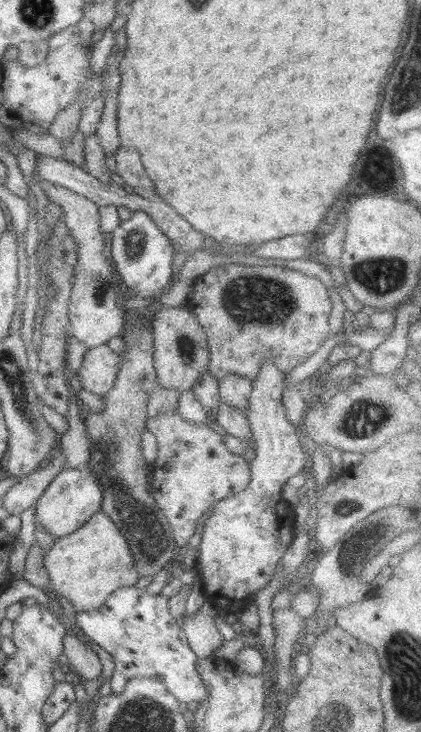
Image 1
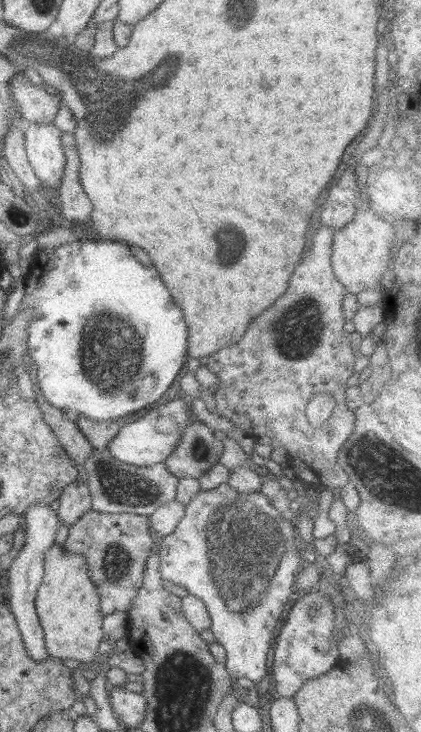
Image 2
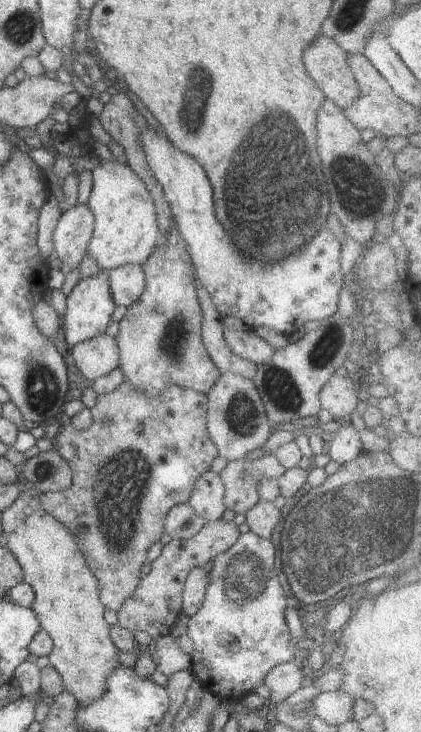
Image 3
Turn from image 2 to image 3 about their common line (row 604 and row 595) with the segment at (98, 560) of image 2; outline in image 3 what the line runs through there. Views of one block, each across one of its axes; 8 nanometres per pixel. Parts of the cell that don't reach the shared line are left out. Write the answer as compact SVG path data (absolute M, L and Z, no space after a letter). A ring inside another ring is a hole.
M124 381L116 390L98 395L96 405L91 409L92 426L90 426L90 428L78 430L74 424L69 424L68 426L62 427L57 437L54 439L54 449L64 458L64 460L66 460L66 464L70 466L72 472L72 485L67 490L44 492L38 498L38 502L40 502L40 508L46 510L46 514L50 514L50 516L58 520L58 522L76 538L78 550L82 552L82 556L84 556L84 560L86 560L86 566L90 568L90 572L94 574L94 578L97 580L100 600L104 608L118 612L118 610L122 608L122 604L134 594L136 588L138 588L138 584L140 584L140 567L142 567L143 563L146 561L145 553L156 542L159 542L159 539L165 532L164 519L167 513L170 512L174 506L189 503L196 480L199 480L204 472L211 470L212 462L218 457L218 452L216 448L214 448L214 444L210 442L208 436L206 421L208 416L207 412L207 396L198 394L198 392L194 392L194 390L190 390L190 388L180 388L180 386L172 384L166 392L160 394L160 398L150 400L146 394L134 390L130 382Z

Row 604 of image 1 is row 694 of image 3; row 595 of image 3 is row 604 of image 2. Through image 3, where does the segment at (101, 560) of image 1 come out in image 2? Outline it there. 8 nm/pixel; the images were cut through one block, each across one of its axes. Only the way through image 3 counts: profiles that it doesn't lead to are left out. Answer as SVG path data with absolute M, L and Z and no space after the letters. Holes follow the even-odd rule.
M54 544L46 551L43 580L35 597L38 615L48 654L64 660L79 660L85 667L92 666L94 656L103 642L102 620L96 586L90 581L84 556Z

